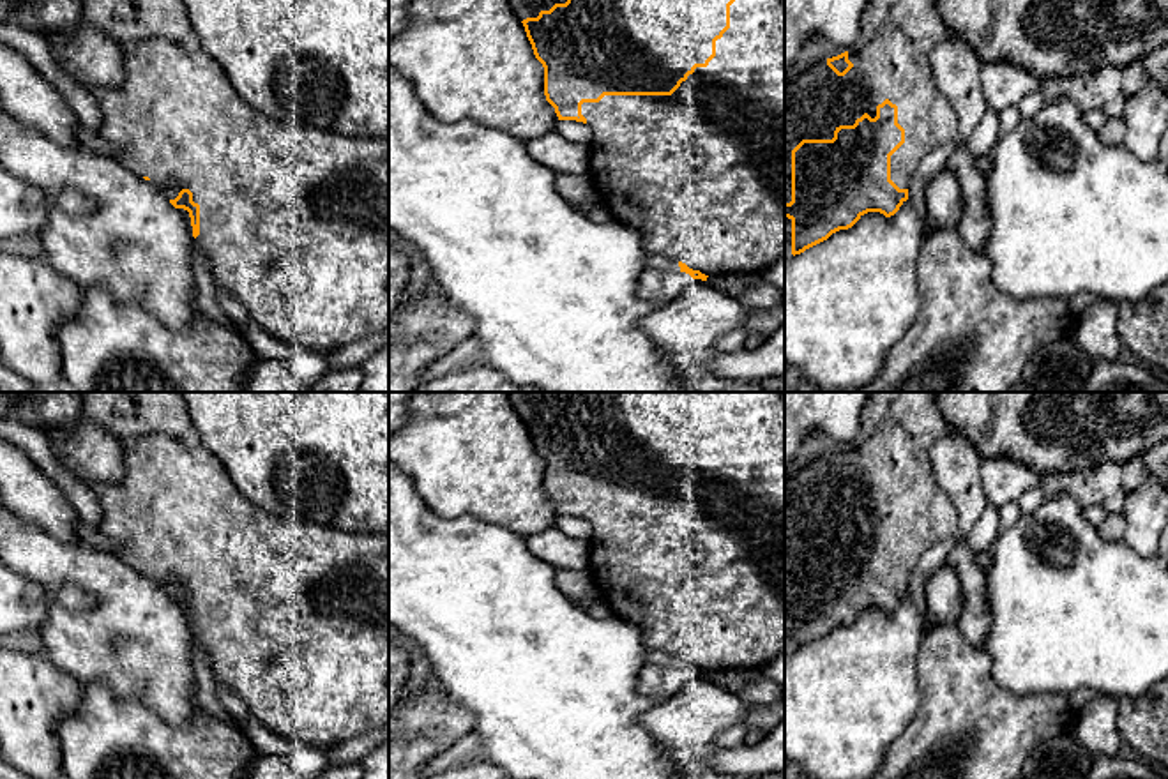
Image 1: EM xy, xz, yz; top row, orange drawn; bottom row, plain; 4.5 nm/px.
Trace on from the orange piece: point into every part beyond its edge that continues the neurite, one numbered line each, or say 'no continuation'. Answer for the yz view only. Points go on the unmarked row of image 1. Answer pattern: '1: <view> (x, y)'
1: yz (817, 497)

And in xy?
1: xy (294, 617)

